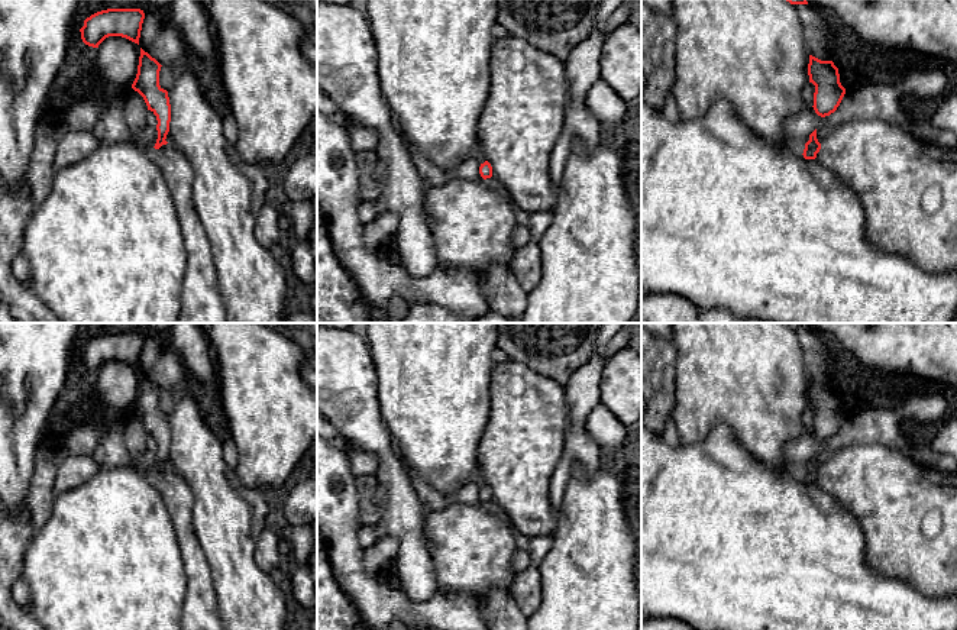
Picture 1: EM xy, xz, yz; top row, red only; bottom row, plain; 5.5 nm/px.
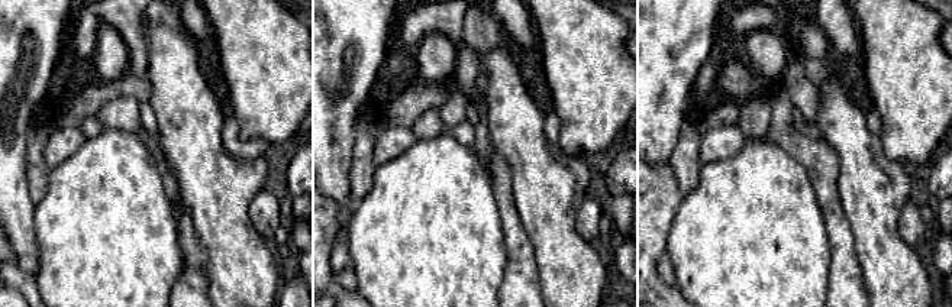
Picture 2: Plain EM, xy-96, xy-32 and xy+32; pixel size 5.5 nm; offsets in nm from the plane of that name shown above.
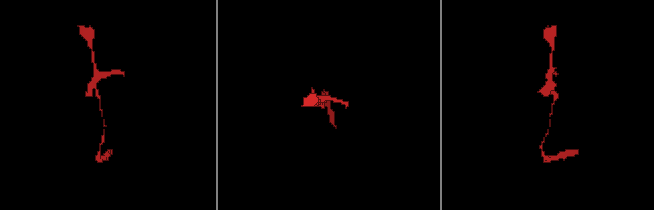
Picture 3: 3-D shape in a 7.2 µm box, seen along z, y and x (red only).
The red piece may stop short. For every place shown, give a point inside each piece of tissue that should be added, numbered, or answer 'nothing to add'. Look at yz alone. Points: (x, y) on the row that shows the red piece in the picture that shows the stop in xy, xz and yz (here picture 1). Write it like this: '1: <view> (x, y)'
nothing to add

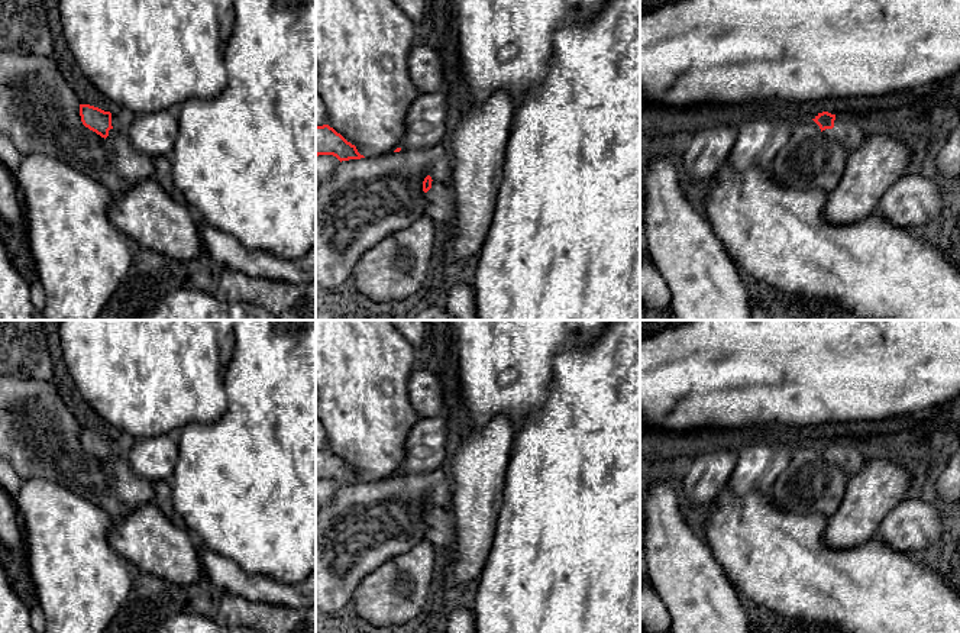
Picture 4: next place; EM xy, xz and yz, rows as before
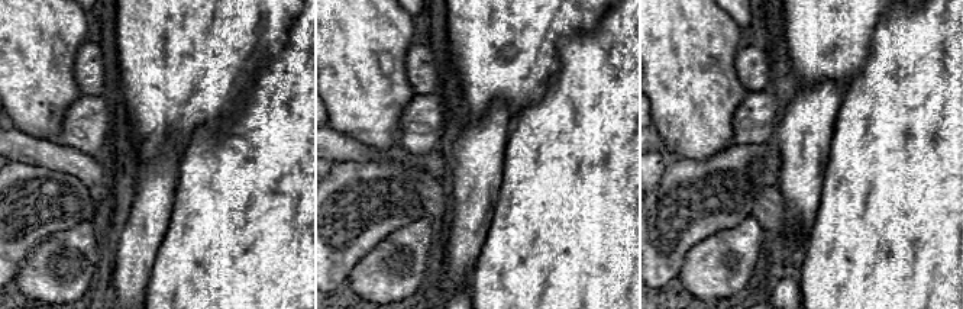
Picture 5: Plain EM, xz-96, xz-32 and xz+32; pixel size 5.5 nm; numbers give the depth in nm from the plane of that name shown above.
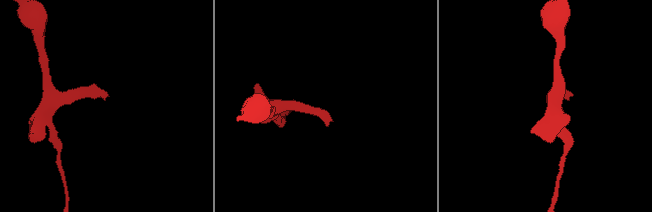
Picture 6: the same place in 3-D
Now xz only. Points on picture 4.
1: xz (440, 206)

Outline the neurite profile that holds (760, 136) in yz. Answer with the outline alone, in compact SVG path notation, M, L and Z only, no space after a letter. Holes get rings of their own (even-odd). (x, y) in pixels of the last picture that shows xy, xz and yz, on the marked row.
M753 109L746 110L744 120L737 126L737 138L728 154L728 162L734 171L741 172L749 168L770 169L776 154L786 145L796 119L793 116L772 117Z

